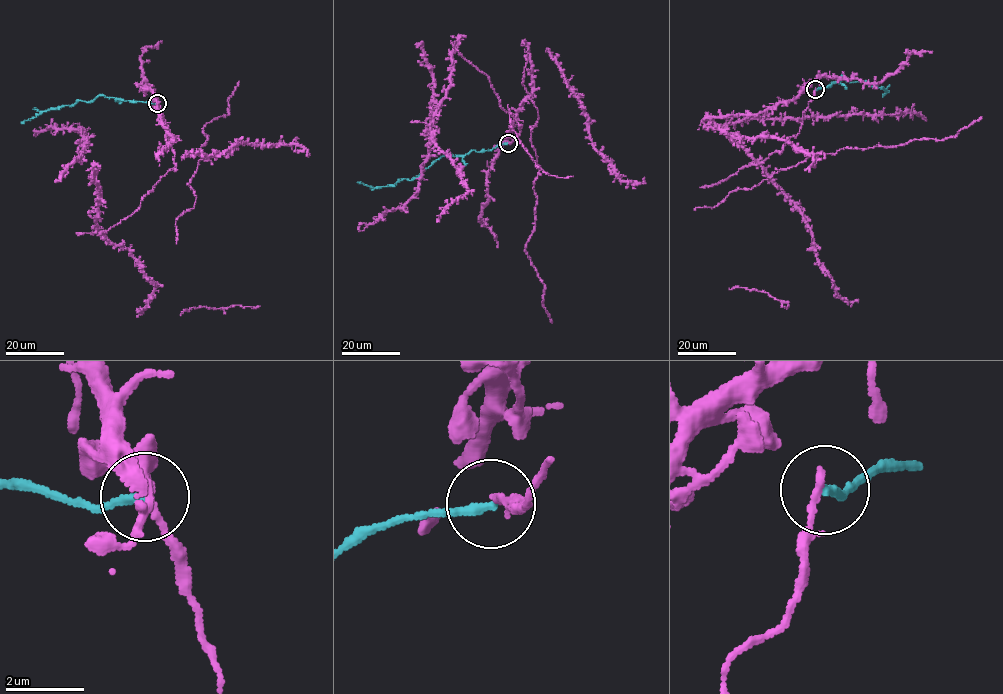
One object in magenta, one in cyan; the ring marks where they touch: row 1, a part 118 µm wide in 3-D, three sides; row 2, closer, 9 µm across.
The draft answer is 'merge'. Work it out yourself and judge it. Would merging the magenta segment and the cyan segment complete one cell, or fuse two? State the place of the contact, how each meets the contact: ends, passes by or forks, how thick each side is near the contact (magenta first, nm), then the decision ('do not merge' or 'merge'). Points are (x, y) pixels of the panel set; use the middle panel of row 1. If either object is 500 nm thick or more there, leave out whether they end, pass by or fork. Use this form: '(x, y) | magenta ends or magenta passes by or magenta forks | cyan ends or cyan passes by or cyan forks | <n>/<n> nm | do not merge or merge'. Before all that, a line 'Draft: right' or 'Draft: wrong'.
Draft: wrong
(508, 143) | magenta ends | cyan ends | 220/200 nm | do not merge

